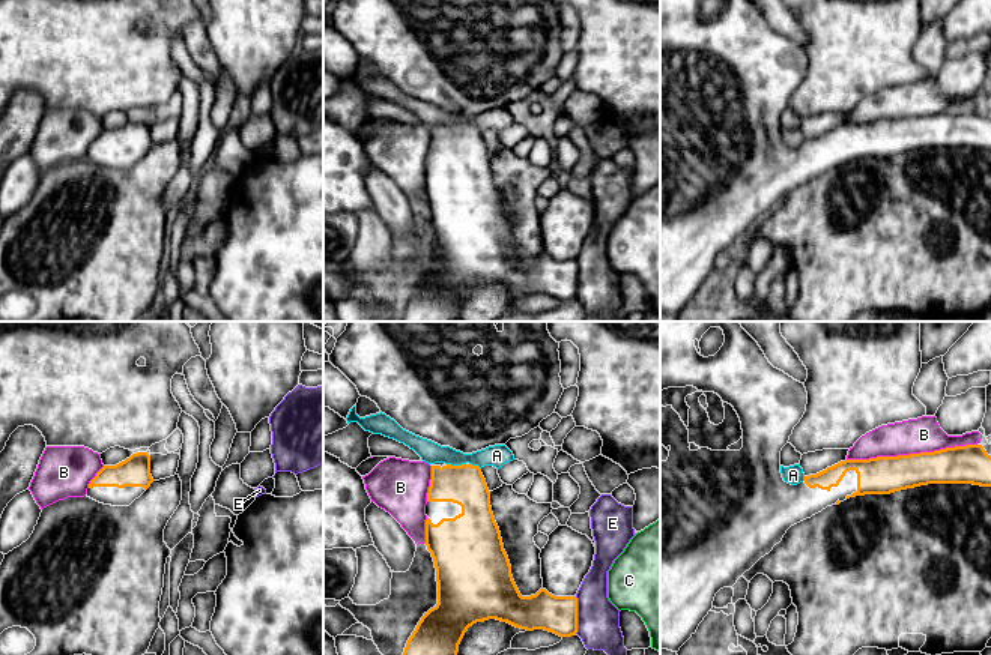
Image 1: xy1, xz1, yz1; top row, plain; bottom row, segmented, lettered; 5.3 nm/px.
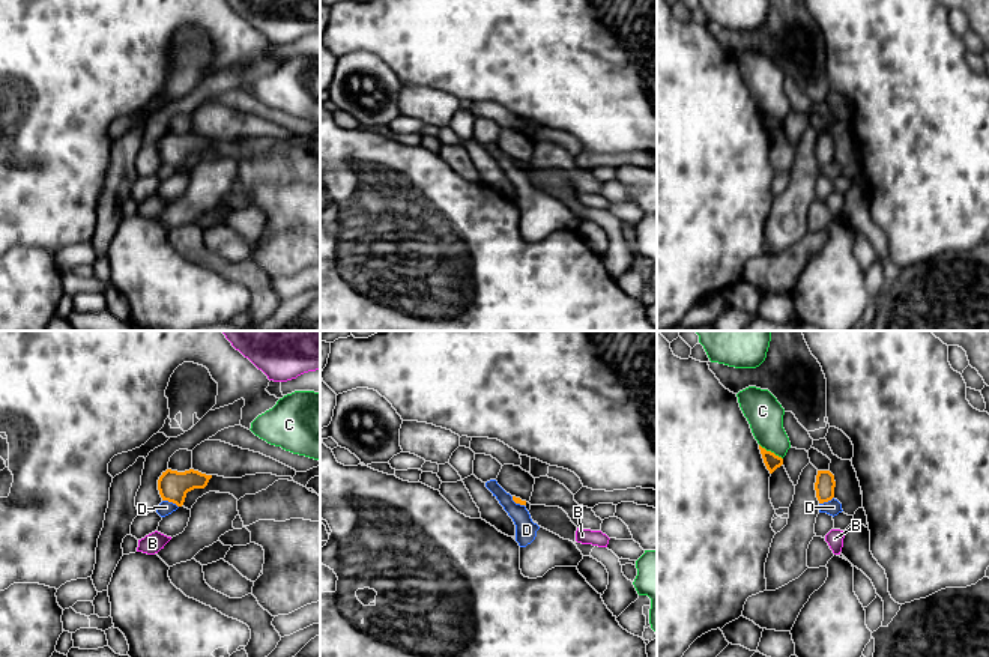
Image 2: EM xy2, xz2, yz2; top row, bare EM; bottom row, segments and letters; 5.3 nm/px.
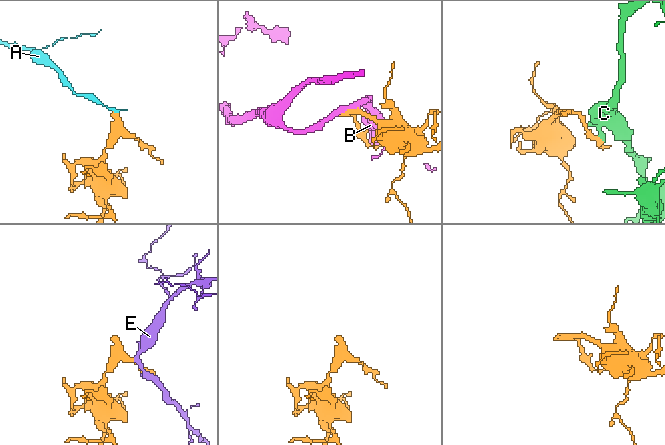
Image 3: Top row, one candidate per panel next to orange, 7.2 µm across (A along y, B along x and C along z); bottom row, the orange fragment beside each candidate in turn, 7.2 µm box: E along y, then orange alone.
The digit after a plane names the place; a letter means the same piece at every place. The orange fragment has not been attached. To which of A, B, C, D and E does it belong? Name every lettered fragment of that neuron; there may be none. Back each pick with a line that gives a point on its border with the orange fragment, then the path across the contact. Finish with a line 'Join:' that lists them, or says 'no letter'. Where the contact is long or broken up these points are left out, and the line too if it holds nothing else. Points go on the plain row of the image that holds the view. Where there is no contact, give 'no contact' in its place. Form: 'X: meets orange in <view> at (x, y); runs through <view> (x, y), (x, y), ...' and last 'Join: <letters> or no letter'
Join: no letter

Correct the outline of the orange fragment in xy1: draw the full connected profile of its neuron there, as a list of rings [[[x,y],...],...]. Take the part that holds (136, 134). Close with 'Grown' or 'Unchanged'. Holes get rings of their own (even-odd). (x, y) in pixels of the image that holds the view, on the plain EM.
[[[137,116],[116,129],[104,129],[86,159],[104,168],[129,170],[152,146],[150,119]]]. Grown

